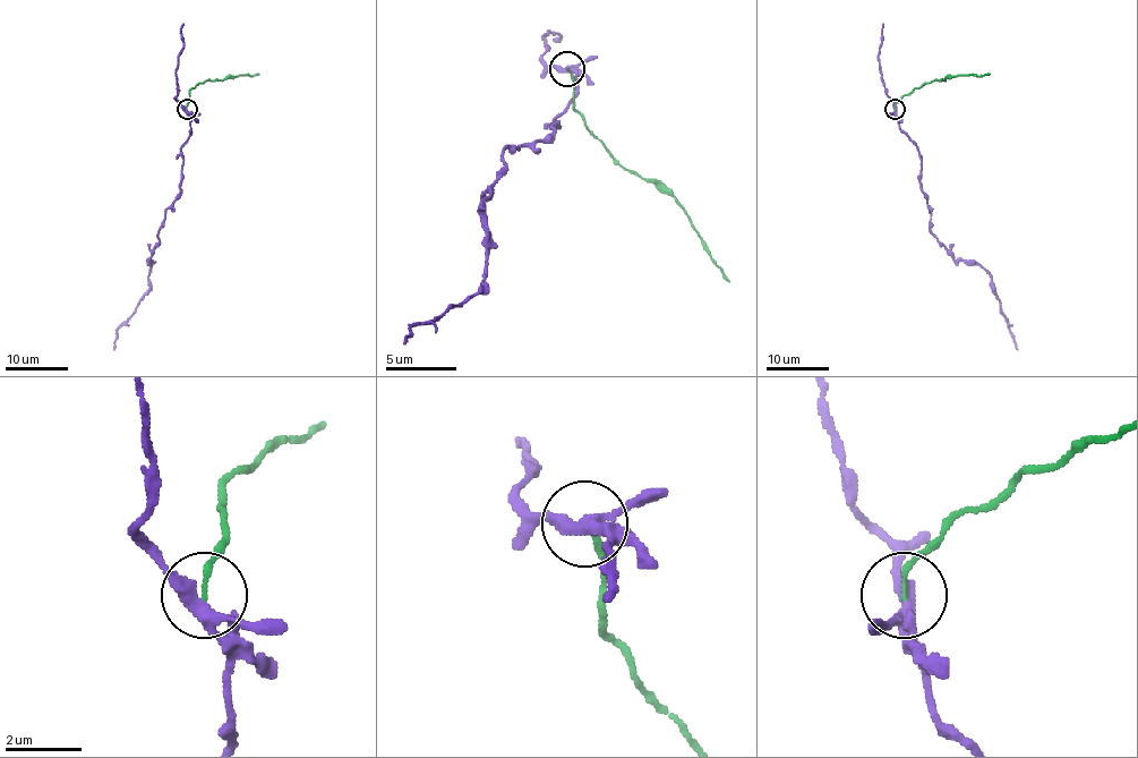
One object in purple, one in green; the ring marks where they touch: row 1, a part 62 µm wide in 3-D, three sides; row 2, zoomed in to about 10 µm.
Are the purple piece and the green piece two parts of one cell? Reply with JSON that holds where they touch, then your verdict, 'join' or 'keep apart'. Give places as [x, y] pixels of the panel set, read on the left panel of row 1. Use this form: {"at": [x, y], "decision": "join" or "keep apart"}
{"at": [187, 109], "decision": "keep apart"}

